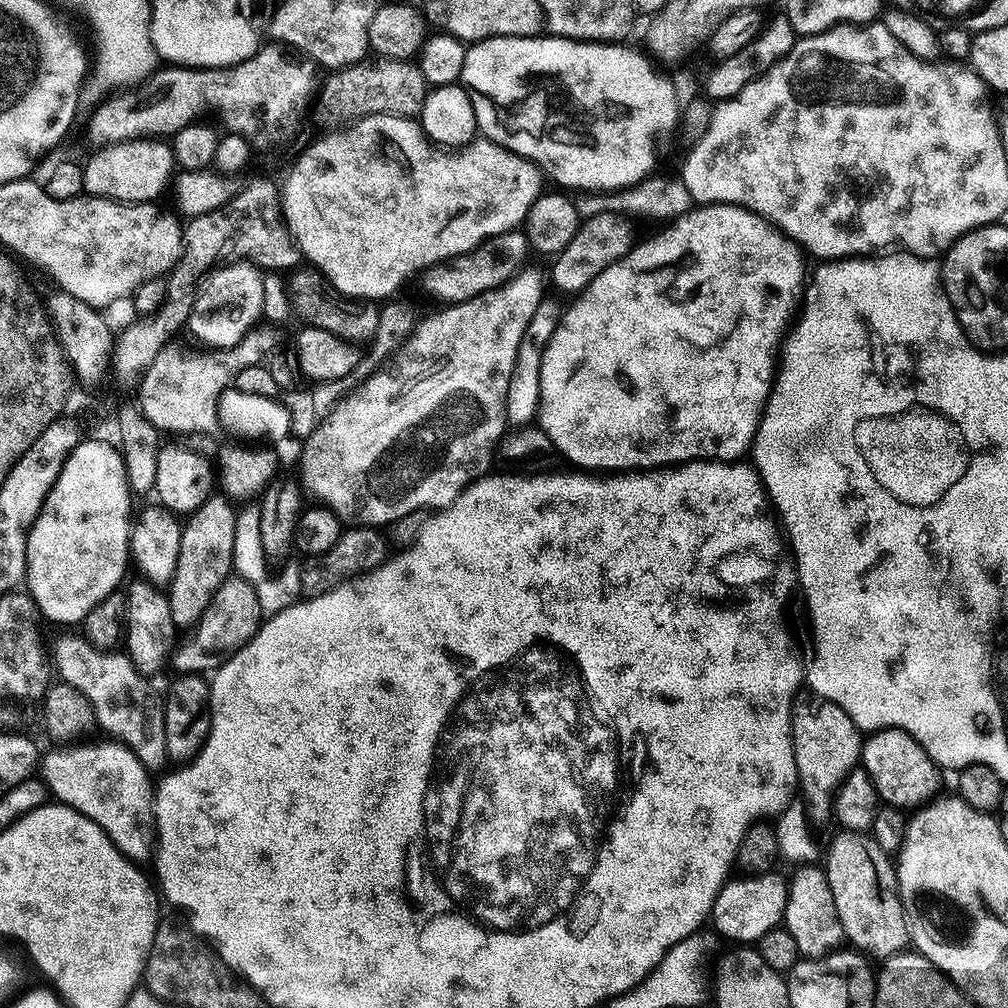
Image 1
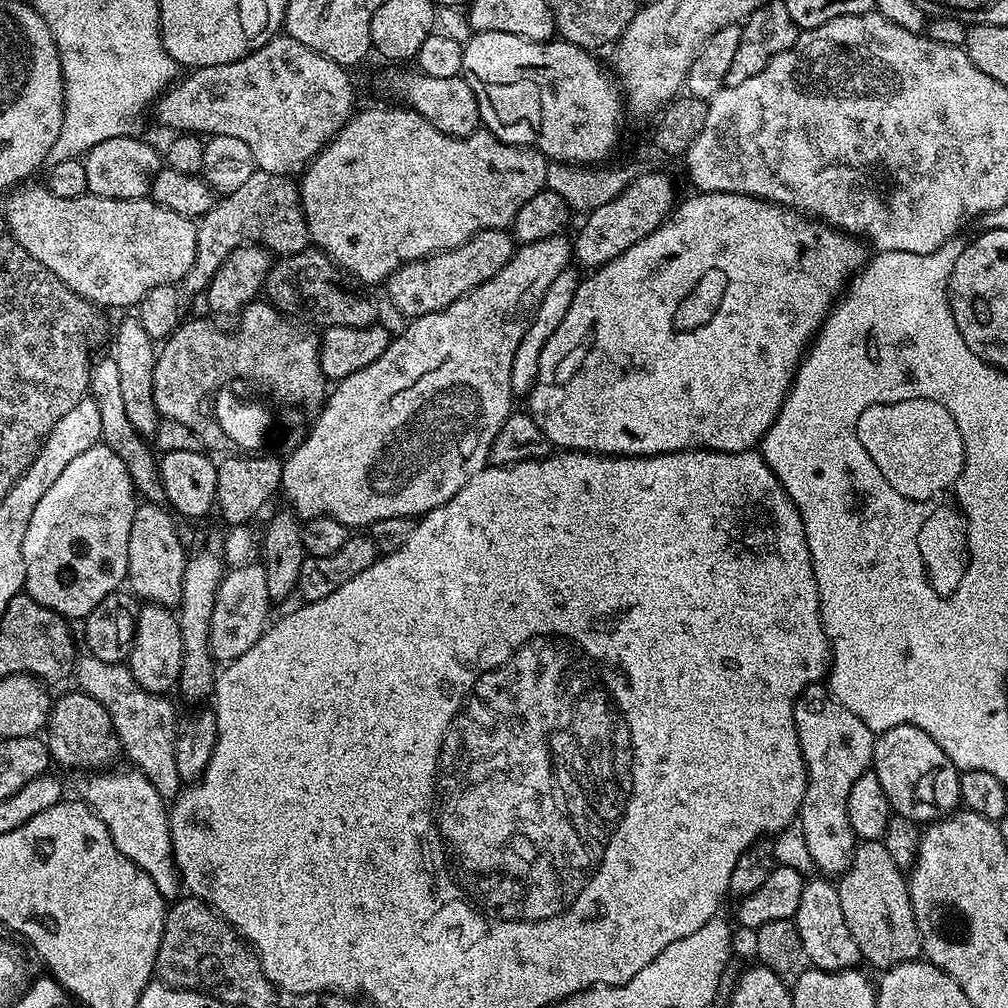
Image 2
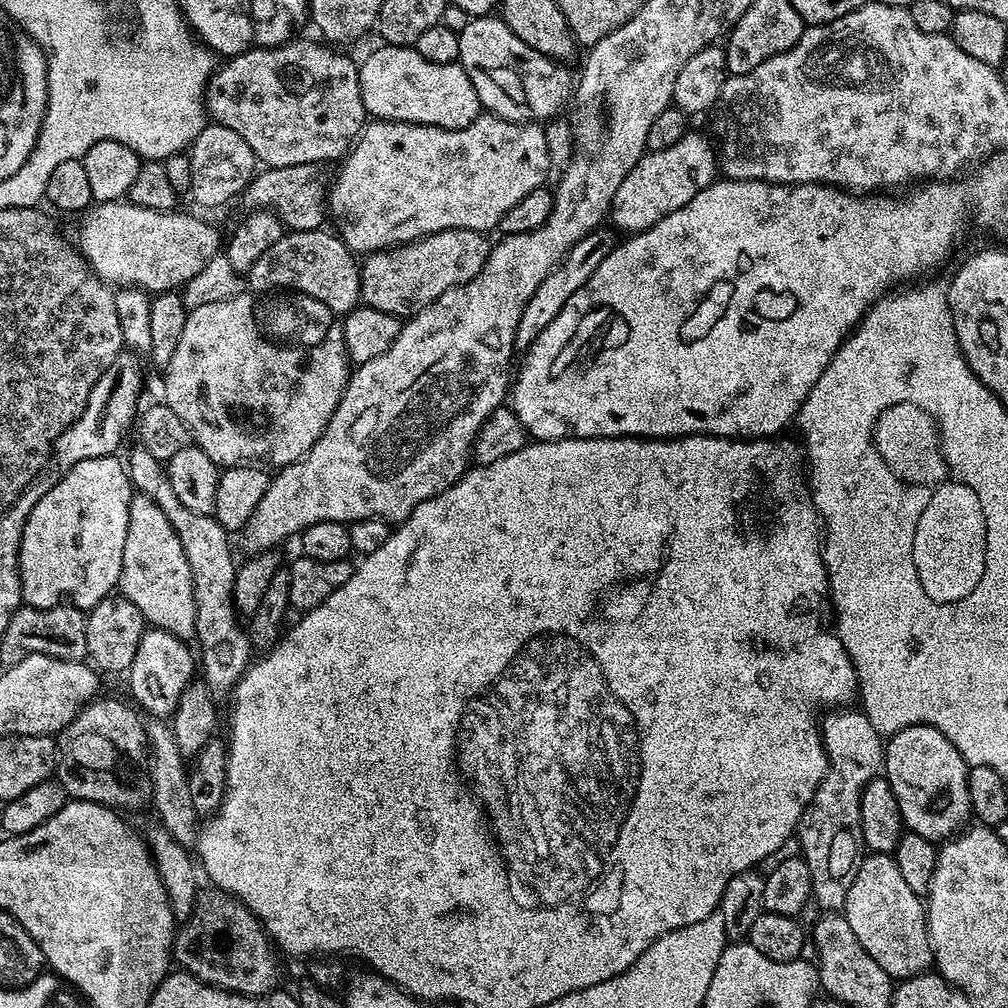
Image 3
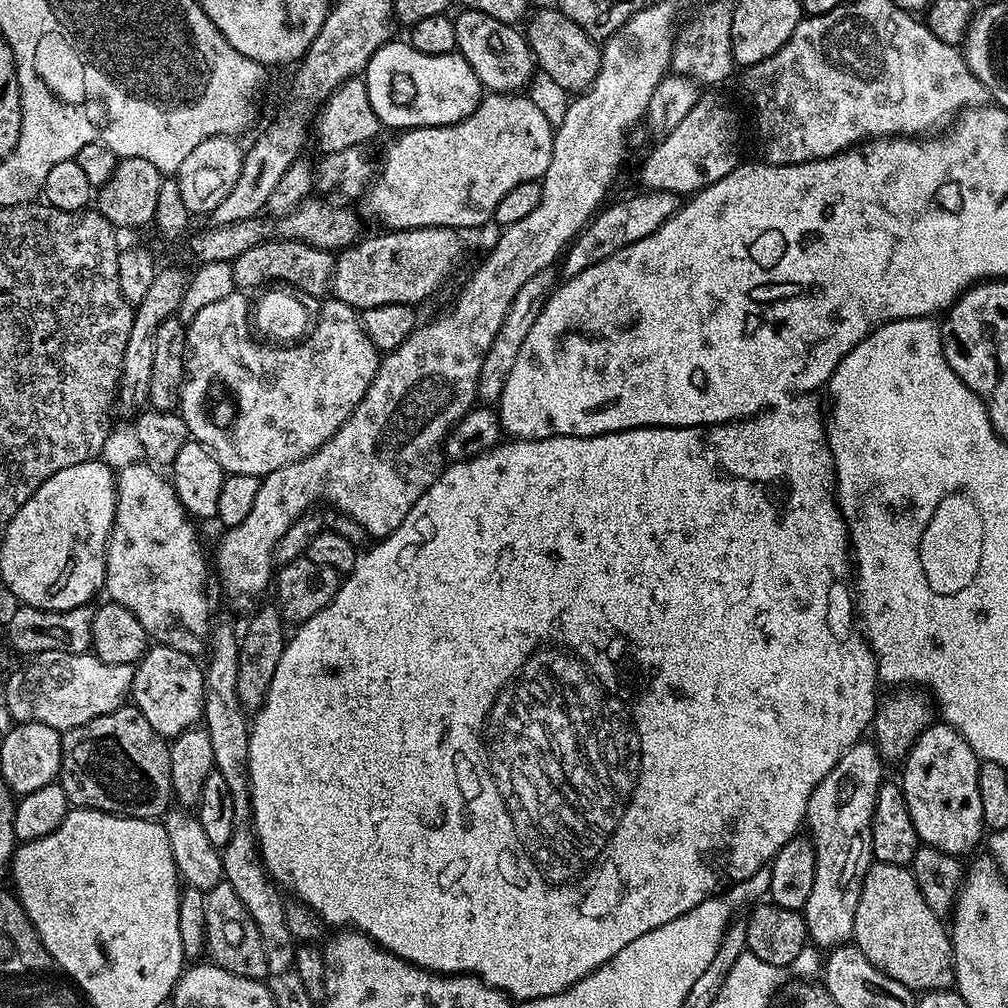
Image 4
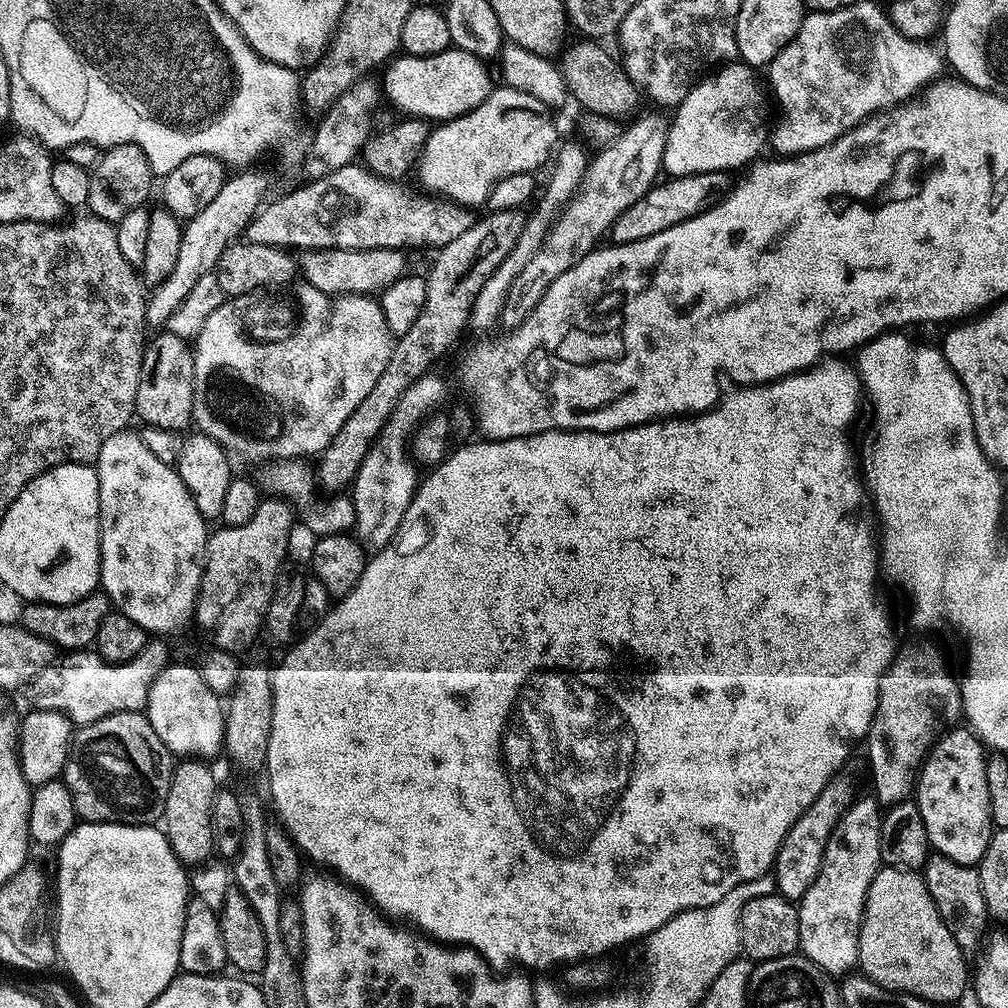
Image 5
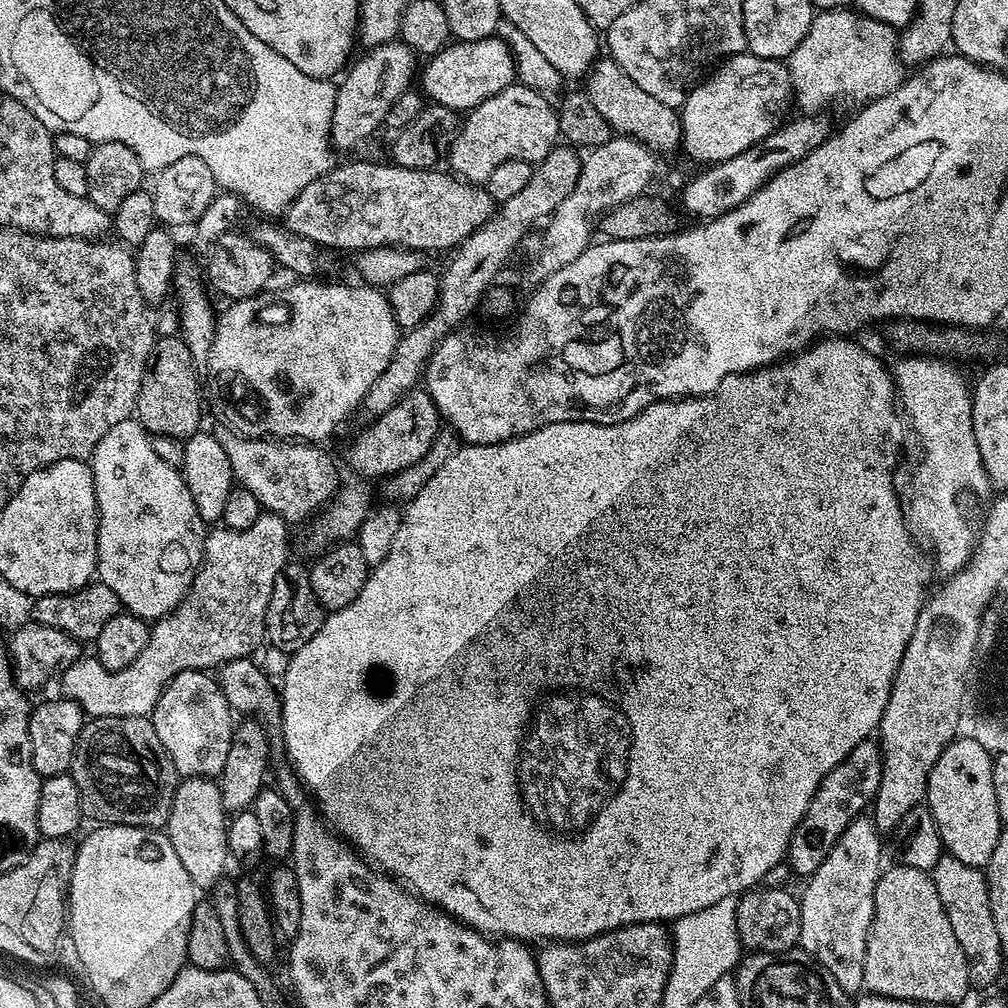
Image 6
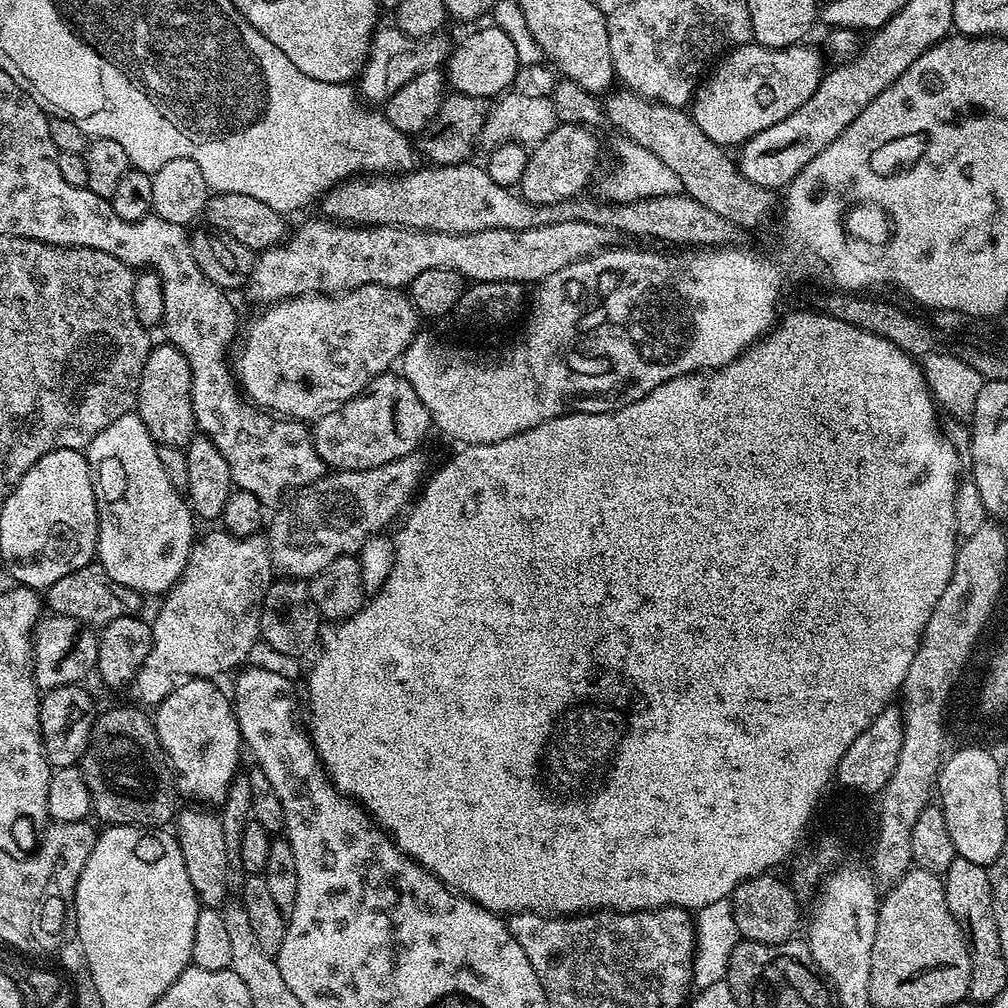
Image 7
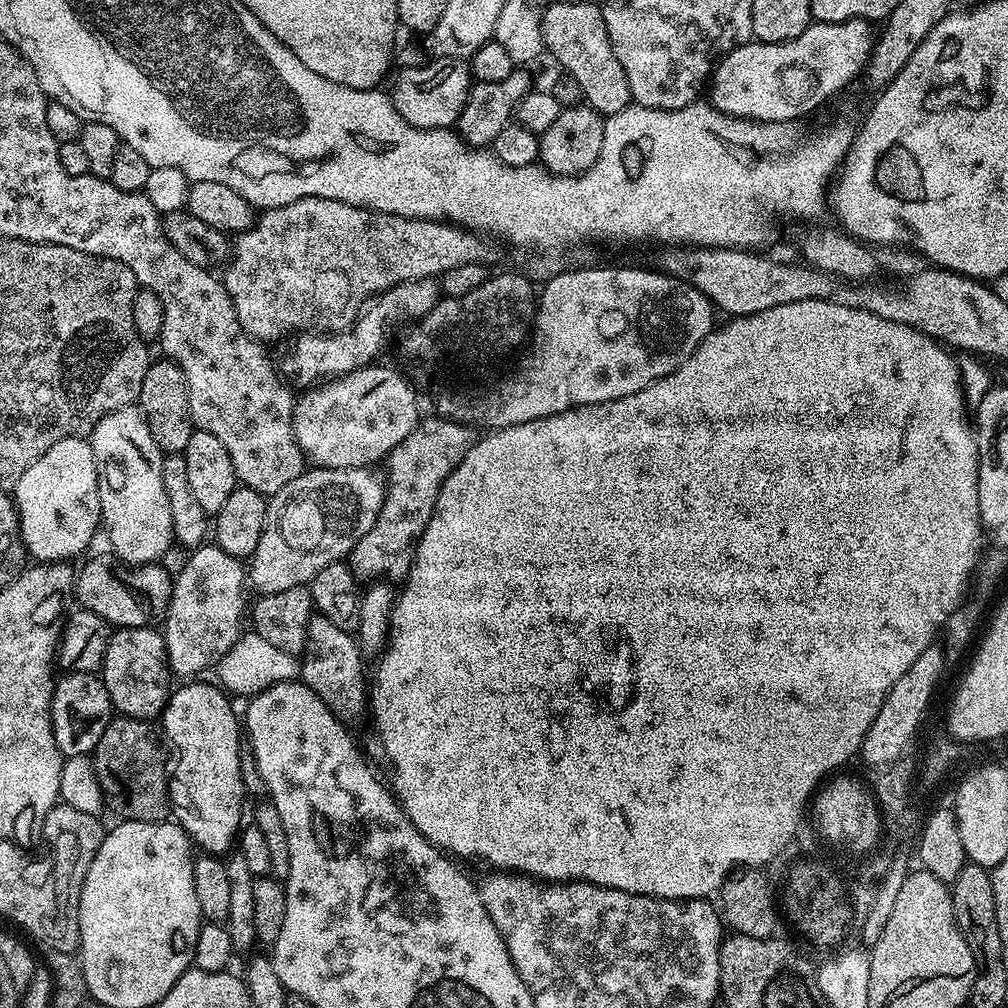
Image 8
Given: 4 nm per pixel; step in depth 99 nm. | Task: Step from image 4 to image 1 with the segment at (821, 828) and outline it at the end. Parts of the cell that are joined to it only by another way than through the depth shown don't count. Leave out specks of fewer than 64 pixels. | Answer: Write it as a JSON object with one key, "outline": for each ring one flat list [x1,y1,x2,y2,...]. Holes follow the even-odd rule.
{"outline":[[804,690,797,695,792,704,792,745,794,746,794,762,798,786,802,791,807,809,813,817,828,816,832,810,832,798,841,781,852,772,852,769,860,764,860,749,862,747,862,733,859,726,846,714,842,706,834,702,824,700,821,696]]}

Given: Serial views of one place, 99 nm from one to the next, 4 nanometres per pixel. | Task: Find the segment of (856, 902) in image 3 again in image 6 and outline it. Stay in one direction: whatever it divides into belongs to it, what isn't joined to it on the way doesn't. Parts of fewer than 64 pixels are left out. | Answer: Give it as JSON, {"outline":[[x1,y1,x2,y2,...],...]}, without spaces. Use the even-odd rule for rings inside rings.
{"outline":[[899,862,893,864,893,868,885,867,881,871,874,890,874,918,866,942,864,988,871,995,895,1000,934,1002,938,1006,956,1004,970,992,970,985,966,954,962,954,962,946,958,938,954,938,950,918,946,918,946,906,942,906,942,898,938,898,938,890,929,873]]}

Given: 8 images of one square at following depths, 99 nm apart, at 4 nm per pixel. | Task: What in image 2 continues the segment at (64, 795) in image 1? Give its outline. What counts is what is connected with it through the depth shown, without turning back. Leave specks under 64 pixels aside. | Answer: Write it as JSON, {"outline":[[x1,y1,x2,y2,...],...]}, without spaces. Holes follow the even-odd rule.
{"outline":[[92,770,76,784,75,795,89,810,98,814,110,830,110,838,114,846,134,866,138,866,146,874,150,874,150,882,158,886,158,894,162,894,165,902,175,902,182,896,180,871,172,857,172,839,170,838,169,805,154,786,138,770,128,772,112,772,116,770]]}

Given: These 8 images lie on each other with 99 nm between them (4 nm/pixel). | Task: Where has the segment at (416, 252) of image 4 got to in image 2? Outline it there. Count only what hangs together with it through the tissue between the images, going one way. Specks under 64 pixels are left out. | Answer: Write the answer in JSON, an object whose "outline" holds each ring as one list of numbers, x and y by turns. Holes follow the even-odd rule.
{"outline":[[487,228,472,235,462,246,449,252,435,252,424,260,409,260,386,281,388,300,407,318,425,316,450,306,482,282,494,278,506,262,510,262,514,251,511,231,502,228]]}

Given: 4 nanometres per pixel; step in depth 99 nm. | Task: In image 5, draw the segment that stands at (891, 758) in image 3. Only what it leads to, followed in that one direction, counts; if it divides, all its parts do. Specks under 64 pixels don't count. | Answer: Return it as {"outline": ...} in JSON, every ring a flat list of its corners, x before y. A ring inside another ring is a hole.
{"outline":[[956,726,937,740,920,766,914,799,922,814,922,822,926,822,929,845,939,855,954,858,954,862,979,865,982,854,986,854,986,846,994,829,990,818,990,793,986,790,986,748,980,743,975,732,964,726]]}

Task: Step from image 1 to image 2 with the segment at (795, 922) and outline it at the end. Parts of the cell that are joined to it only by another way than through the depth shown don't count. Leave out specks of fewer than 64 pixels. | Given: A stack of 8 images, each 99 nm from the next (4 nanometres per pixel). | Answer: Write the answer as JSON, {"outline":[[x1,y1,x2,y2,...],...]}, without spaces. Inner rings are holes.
{"outline":[[809,879,802,890,802,902,794,917,798,926,798,934,802,938,802,950,805,961,813,968,821,968,827,972,840,972,844,968,854,968,861,963,858,942,854,942,854,934,850,934,850,926,846,926,846,918,842,914,839,887,831,879]]}

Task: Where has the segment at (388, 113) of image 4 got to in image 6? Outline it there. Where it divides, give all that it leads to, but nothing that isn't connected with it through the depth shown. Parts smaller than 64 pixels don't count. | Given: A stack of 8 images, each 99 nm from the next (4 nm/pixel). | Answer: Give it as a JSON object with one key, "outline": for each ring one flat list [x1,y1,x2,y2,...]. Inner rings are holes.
{"outline":[[496,34,481,40,461,39,459,43,449,43,425,63,428,64,425,68,423,65,422,92,431,103,457,110,471,110,486,102,486,98,494,98,494,94,506,90,517,79,515,58,506,41]]}

